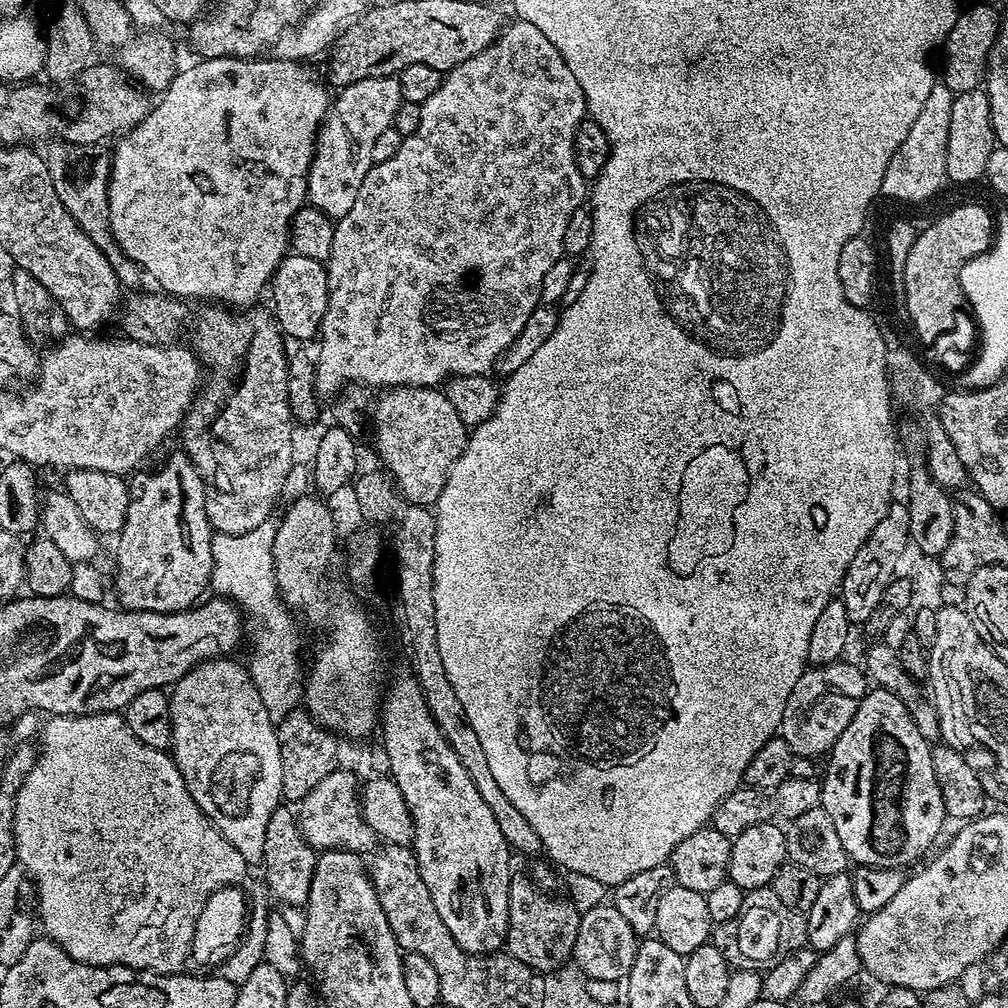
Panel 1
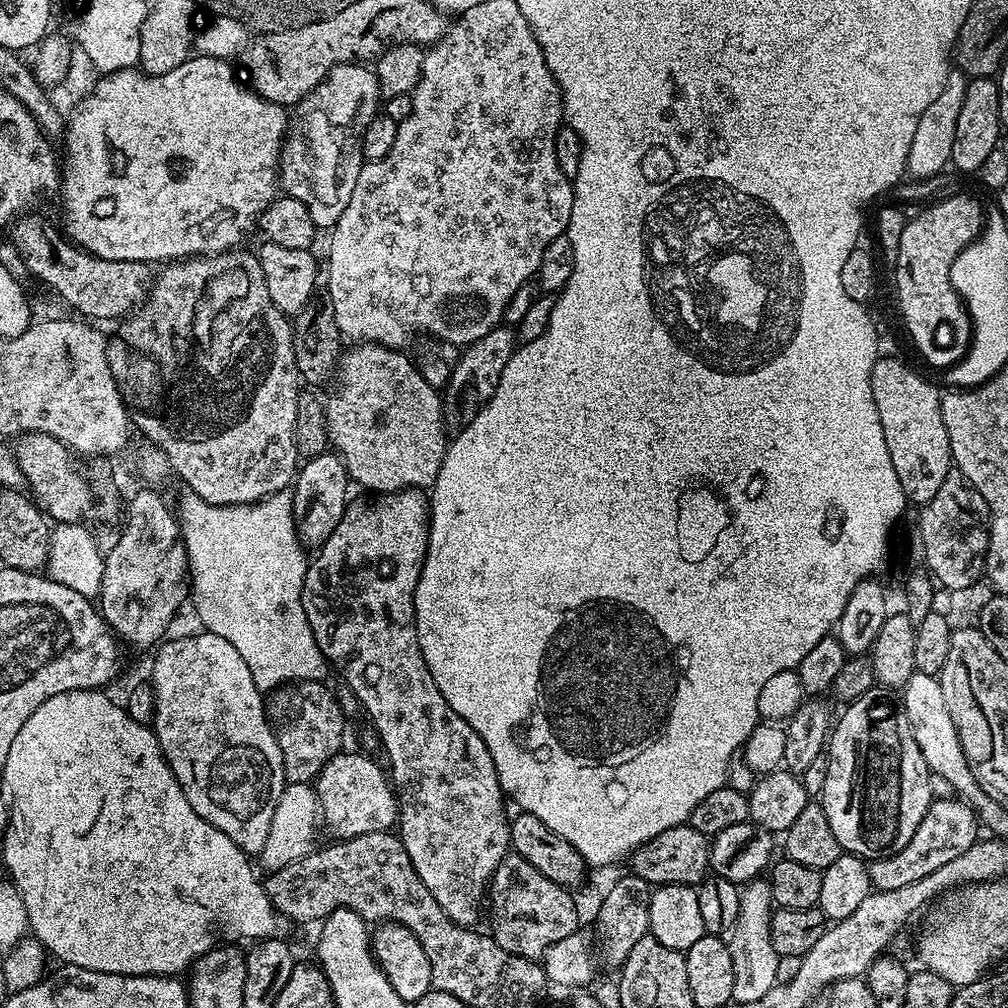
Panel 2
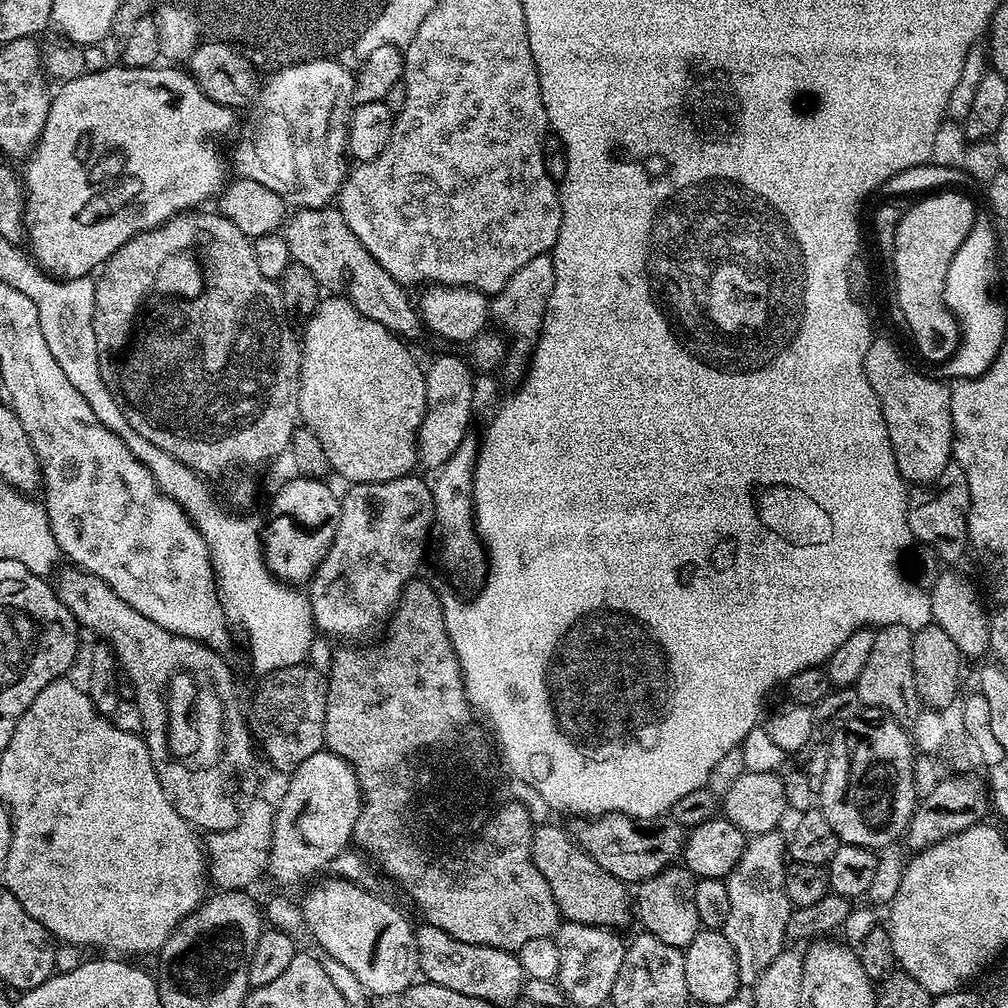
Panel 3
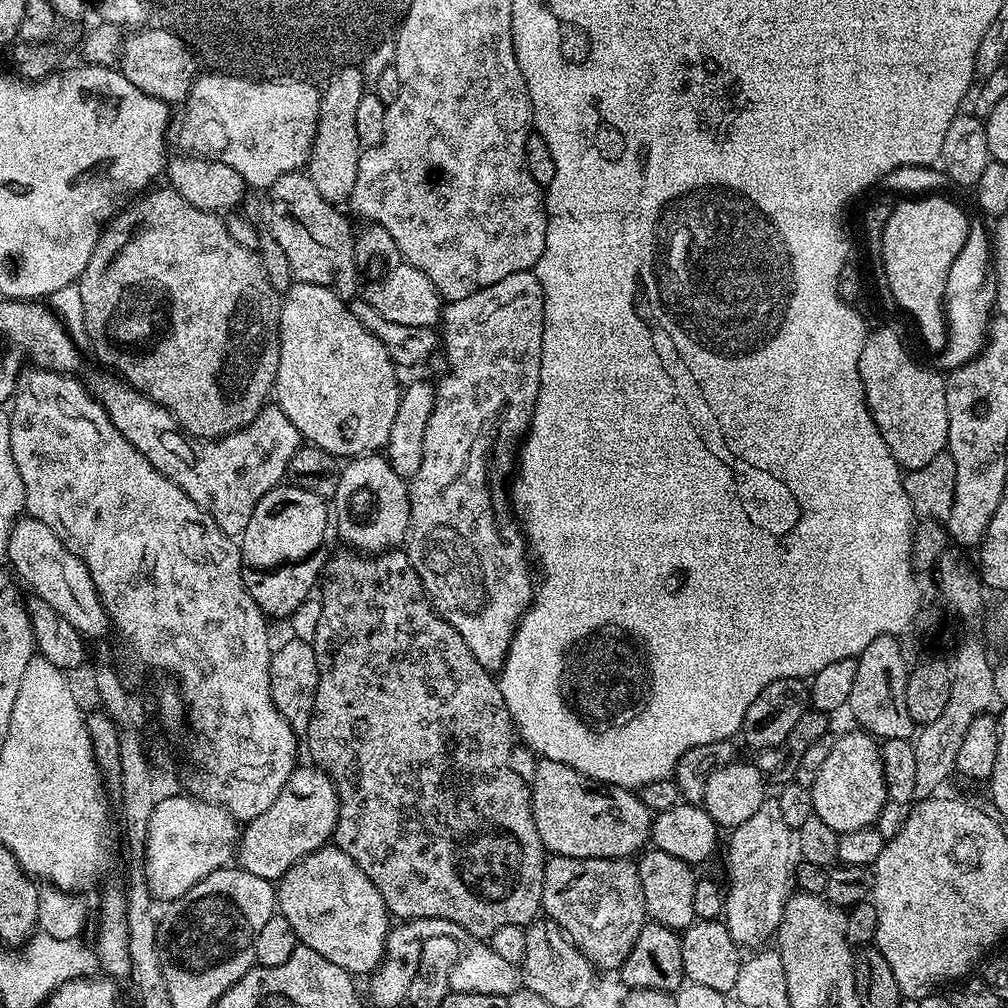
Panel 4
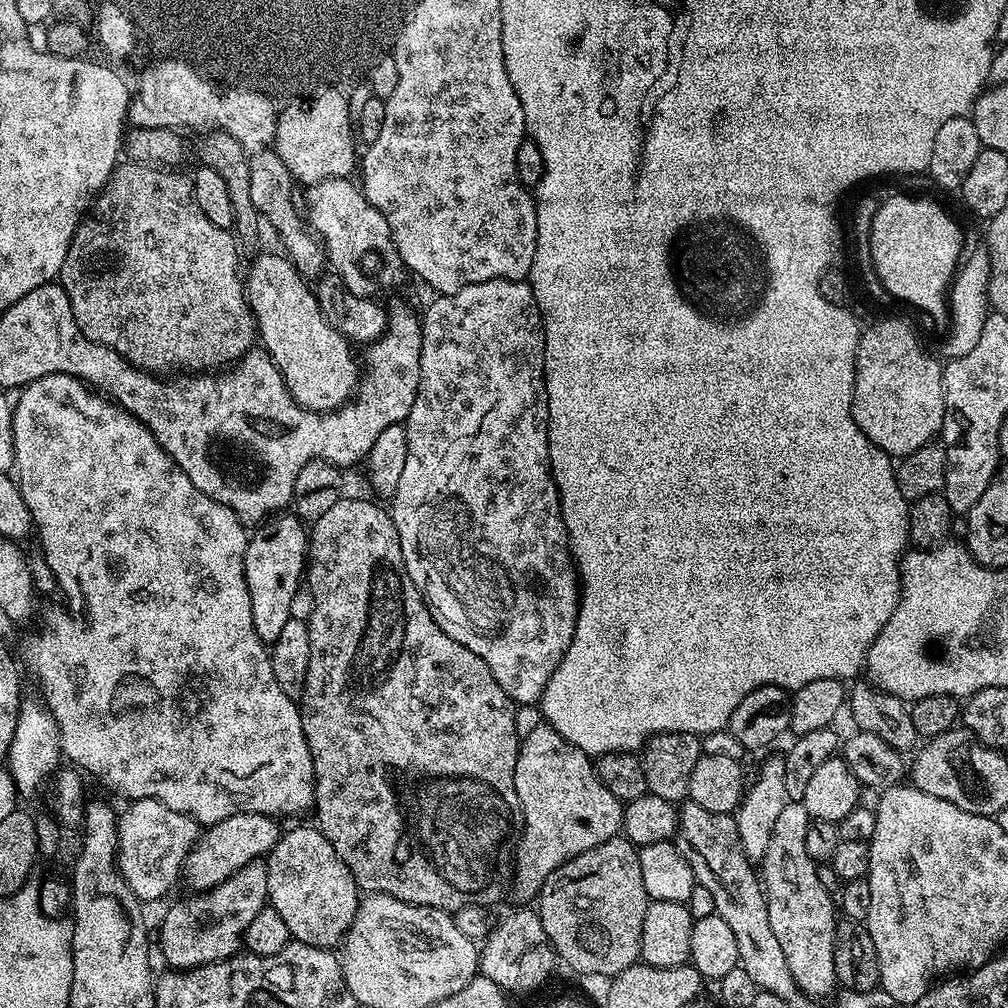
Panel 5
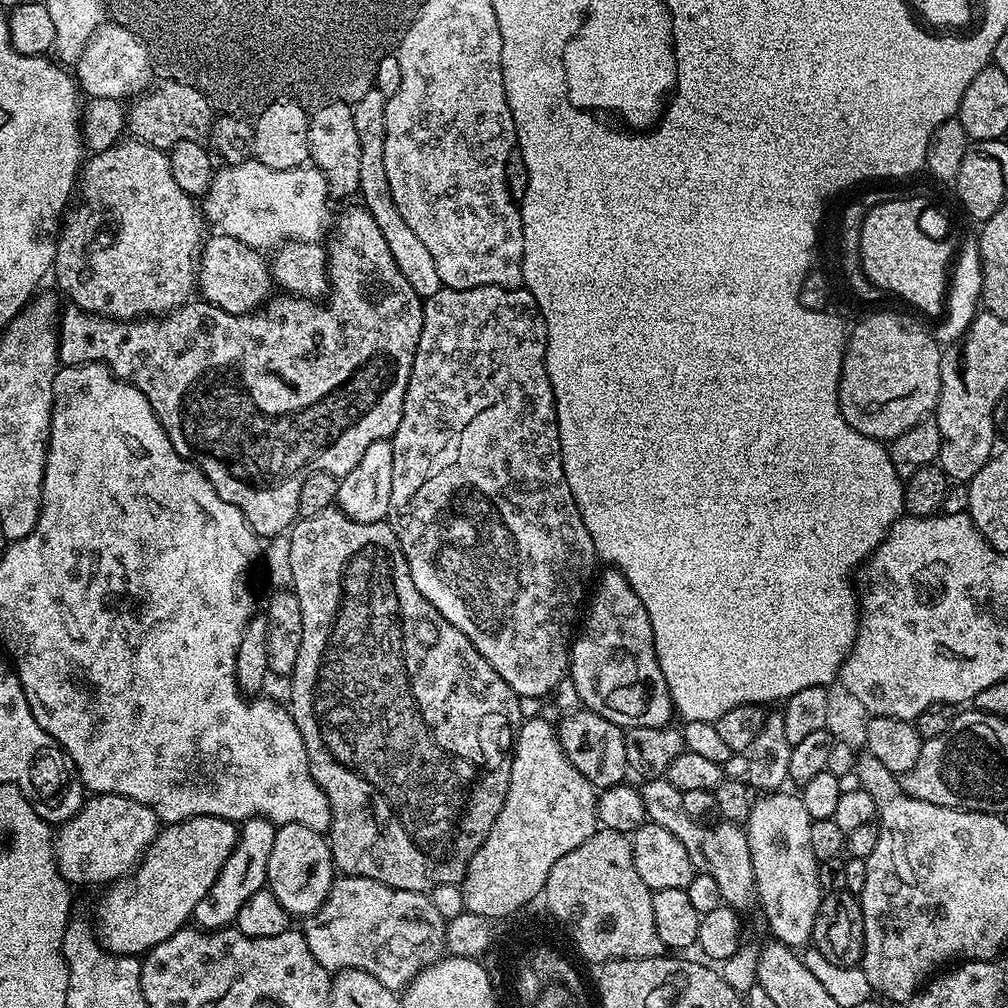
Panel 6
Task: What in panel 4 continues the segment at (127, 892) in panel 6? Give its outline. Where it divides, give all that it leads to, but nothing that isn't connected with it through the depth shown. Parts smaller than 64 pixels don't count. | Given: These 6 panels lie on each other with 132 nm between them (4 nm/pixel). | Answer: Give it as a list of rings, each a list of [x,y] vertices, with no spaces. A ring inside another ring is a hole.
[[[315,766],[293,768],[286,786],[270,802],[270,810],[262,810],[258,818],[243,825],[238,841],[238,864],[258,878],[278,882],[299,860],[317,852],[333,839],[338,822],[338,798],[332,779]]]

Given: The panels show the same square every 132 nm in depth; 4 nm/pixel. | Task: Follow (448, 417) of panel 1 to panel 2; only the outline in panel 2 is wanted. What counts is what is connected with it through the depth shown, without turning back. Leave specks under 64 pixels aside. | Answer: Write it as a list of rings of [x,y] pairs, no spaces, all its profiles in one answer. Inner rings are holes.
[[[360,342],[352,349],[345,351],[341,355],[340,363],[334,373],[336,389],[332,392],[332,397],[327,397],[324,413],[326,414],[326,422],[328,423],[328,438],[331,447],[334,449],[340,461],[344,463],[344,469],[348,471],[349,481],[353,485],[361,484],[362,487],[368,488],[369,493],[383,494],[385,492],[402,492],[406,488],[427,489],[436,481],[438,470],[442,466],[442,458],[448,449],[449,437],[444,436],[446,433],[446,425],[444,419],[444,405],[442,396],[437,389],[430,386],[430,382],[426,382],[426,378],[420,372],[419,367],[415,363],[412,364],[400,352],[395,352],[392,348],[387,348],[384,342]]]

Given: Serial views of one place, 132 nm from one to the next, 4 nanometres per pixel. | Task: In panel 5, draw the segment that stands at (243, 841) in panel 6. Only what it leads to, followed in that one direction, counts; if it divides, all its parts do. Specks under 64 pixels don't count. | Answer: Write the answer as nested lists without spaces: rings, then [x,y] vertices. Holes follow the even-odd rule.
[[[263,859],[250,862],[226,882],[208,892],[188,894],[164,916],[160,924],[160,952],[167,967],[187,970],[228,960],[241,951],[246,926],[268,904],[268,865]]]

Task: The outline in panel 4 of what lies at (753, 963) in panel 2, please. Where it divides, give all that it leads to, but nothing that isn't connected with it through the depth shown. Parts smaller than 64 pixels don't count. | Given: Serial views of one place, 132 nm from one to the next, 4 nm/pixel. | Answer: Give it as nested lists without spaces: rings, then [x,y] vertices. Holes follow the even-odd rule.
[[[765,798],[762,802],[762,806],[758,806],[757,812],[750,818],[746,818],[746,822],[742,822],[742,826],[731,829],[730,835],[732,836],[728,840],[728,884],[726,880],[726,899],[724,902],[724,911],[722,913],[722,922],[730,930],[730,938],[734,938],[734,942],[740,945],[744,950],[756,950],[764,944],[773,939],[778,930],[778,926],[782,922],[782,914],[784,913],[784,903],[788,900],[790,895],[790,873],[794,868],[794,832],[793,829],[786,822],[786,818],[782,818],[782,810],[778,806],[778,802],[775,798]]]

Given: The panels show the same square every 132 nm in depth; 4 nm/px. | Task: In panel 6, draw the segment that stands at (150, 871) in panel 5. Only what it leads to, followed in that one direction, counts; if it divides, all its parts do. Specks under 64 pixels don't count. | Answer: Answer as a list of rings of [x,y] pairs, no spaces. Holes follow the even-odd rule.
[[[114,794],[89,795],[80,812],[55,829],[56,865],[69,885],[107,886],[135,869],[161,827],[154,810],[142,806],[142,802]]]

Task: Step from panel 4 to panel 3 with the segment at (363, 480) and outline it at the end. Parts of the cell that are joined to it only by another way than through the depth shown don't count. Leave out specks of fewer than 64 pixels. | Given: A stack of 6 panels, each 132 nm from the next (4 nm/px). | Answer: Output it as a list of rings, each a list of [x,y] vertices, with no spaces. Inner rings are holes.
[[[409,474],[402,478],[394,478],[390,482],[366,482],[365,484],[353,484],[347,489],[348,493],[343,493],[340,502],[340,517],[338,518],[338,530],[334,534],[334,542],[330,546],[330,550],[326,554],[326,558],[322,558],[322,562],[318,566],[318,570],[313,574],[312,579],[306,585],[306,595],[308,597],[308,605],[312,611],[312,622],[317,633],[325,632],[328,636],[337,636],[340,642],[364,642],[367,636],[372,636],[376,631],[379,633],[381,629],[387,625],[391,615],[396,610],[396,604],[400,601],[400,596],[404,592],[404,587],[417,575],[416,572],[420,568],[420,563],[424,560],[424,547],[427,546],[428,532],[434,528],[434,513],[432,510],[432,489],[429,481],[419,480],[416,474]]]

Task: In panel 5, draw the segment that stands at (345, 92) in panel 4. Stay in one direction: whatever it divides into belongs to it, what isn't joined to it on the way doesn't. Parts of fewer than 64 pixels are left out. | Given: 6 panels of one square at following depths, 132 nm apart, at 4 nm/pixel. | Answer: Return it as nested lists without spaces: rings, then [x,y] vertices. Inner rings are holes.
[[[316,92],[299,102],[285,105],[277,118],[274,151],[290,170],[293,180],[304,186],[328,179],[351,177],[358,164],[358,136],[354,131],[354,112],[346,108],[340,96]]]

